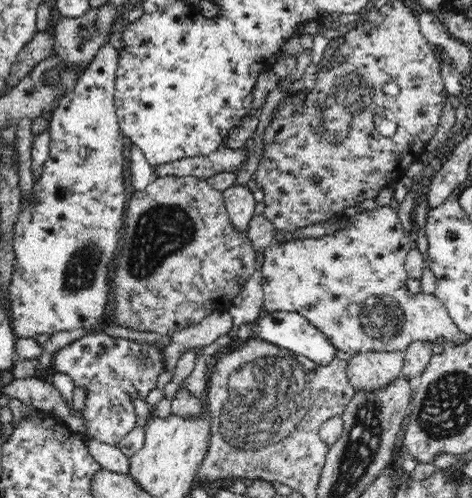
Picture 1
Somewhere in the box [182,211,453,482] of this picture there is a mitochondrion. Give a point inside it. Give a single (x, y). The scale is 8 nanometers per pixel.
(243, 397)

